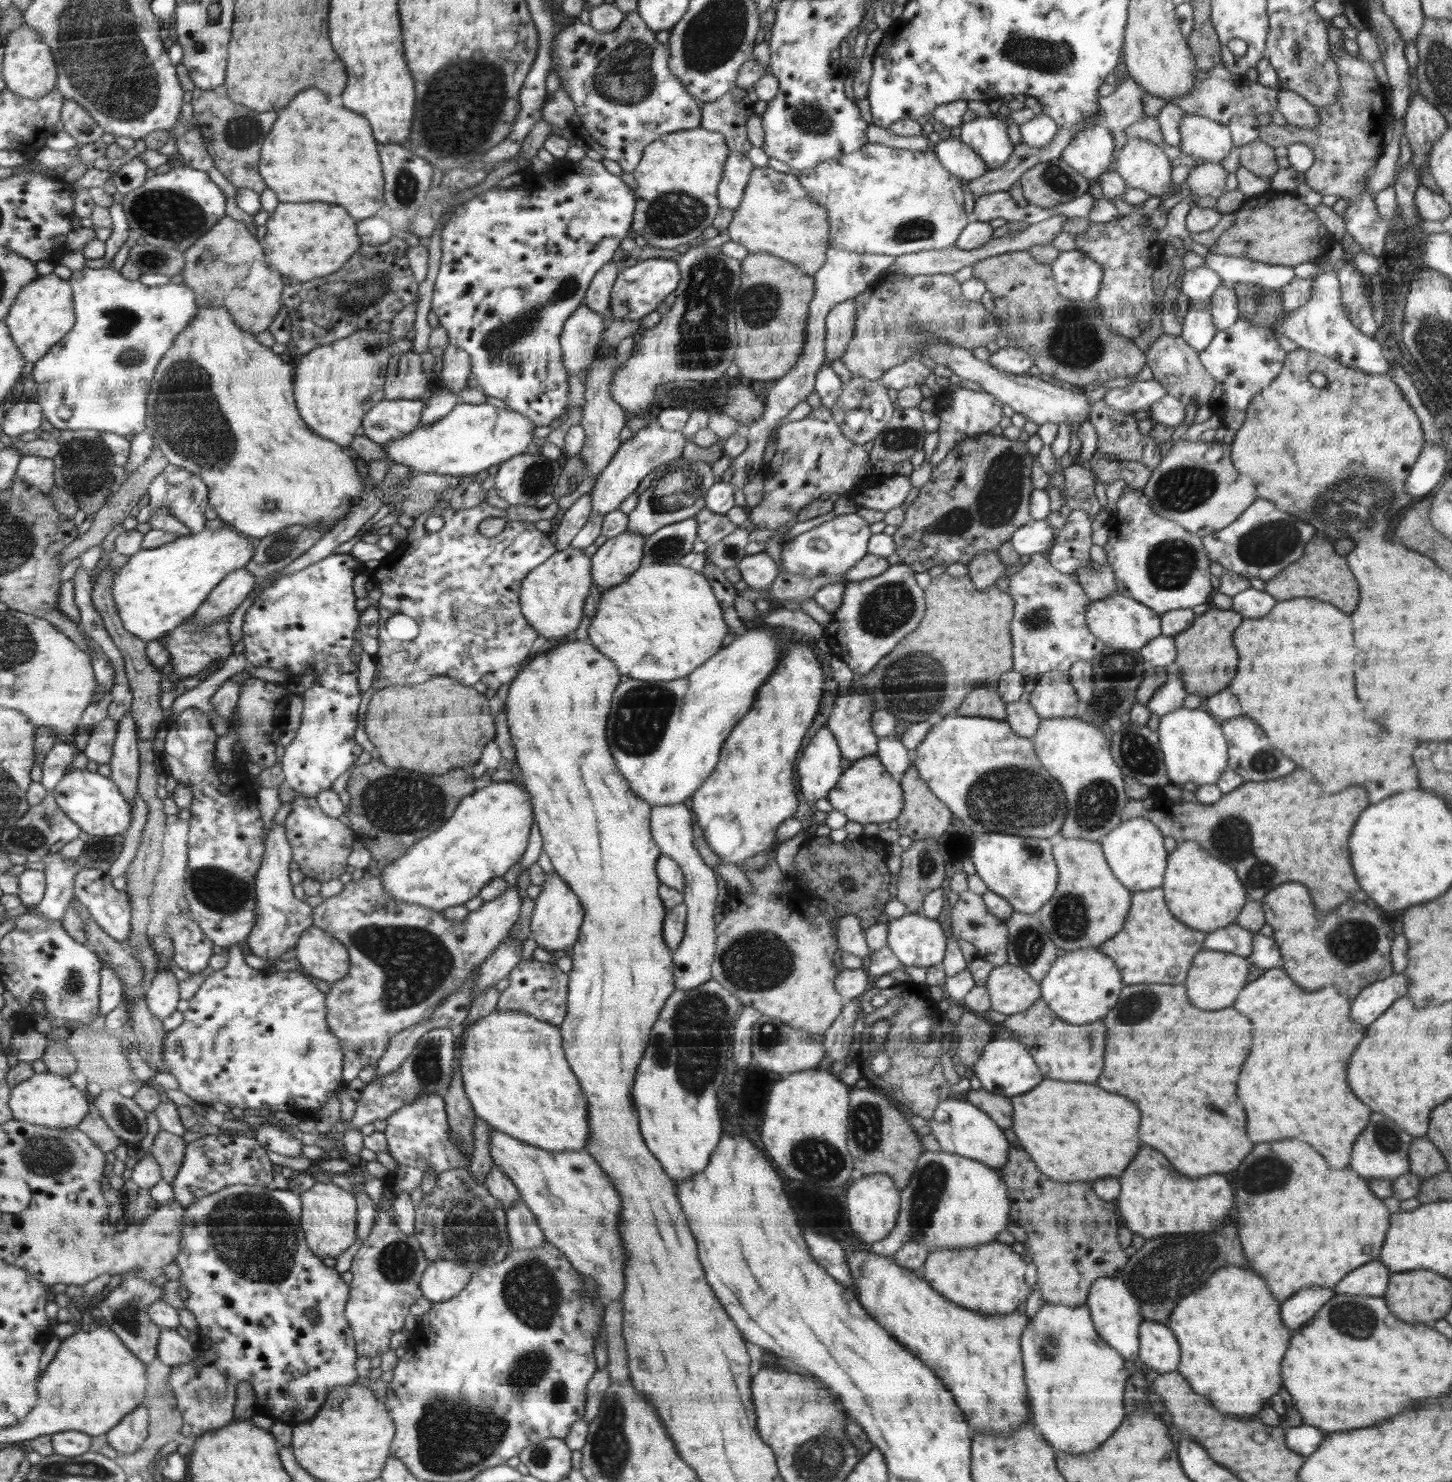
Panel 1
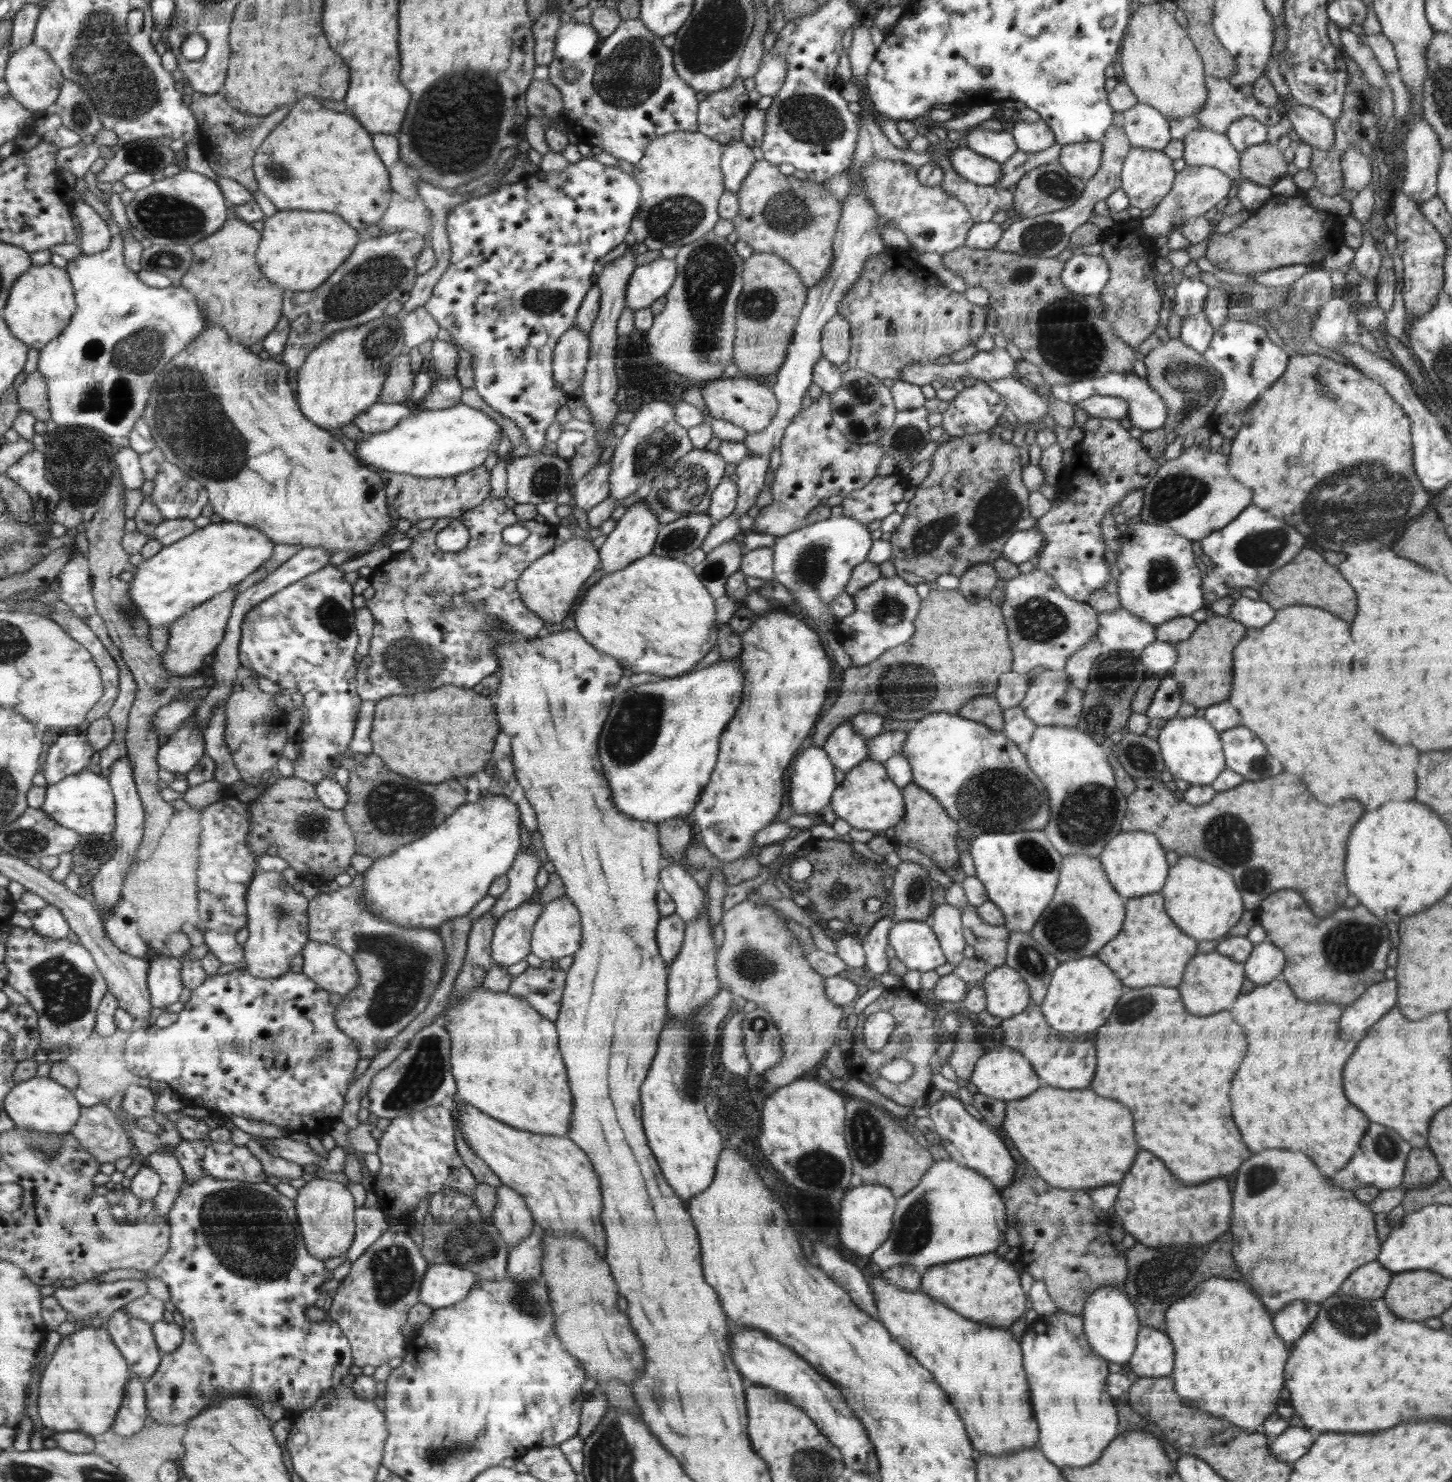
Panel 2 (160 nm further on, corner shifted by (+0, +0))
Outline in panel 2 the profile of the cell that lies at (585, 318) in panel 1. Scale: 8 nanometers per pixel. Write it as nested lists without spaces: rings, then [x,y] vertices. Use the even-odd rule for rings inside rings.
[[[577,323],[573,328],[569,328],[558,344],[555,346],[553,354],[553,379],[555,385],[561,388],[564,392],[572,392],[575,390],[577,393],[581,388],[582,378],[584,376],[584,368],[588,368],[589,356],[590,356],[590,342],[589,335],[582,332]]]

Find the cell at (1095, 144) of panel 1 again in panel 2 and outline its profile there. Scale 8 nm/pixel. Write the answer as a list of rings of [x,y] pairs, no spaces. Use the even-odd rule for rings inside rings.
[[[1086,141],[1062,147],[1058,162],[1068,174],[1086,184],[1098,172],[1102,154],[1102,141]]]

